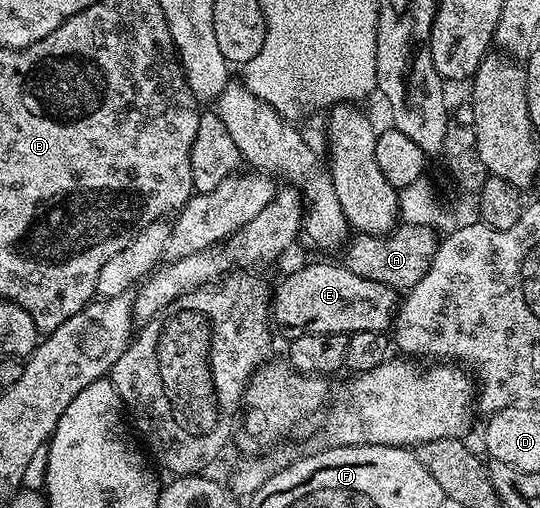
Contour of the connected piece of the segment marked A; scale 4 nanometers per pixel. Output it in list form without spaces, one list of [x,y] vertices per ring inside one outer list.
[[[404,223],[387,235],[353,234],[342,251],[343,266],[348,267],[350,273],[358,273],[358,277],[366,277],[366,281],[378,281],[397,289],[411,289],[422,281],[422,277],[426,277],[426,269],[430,269],[430,261],[434,261],[438,242],[438,235],[434,232],[431,226]]]

